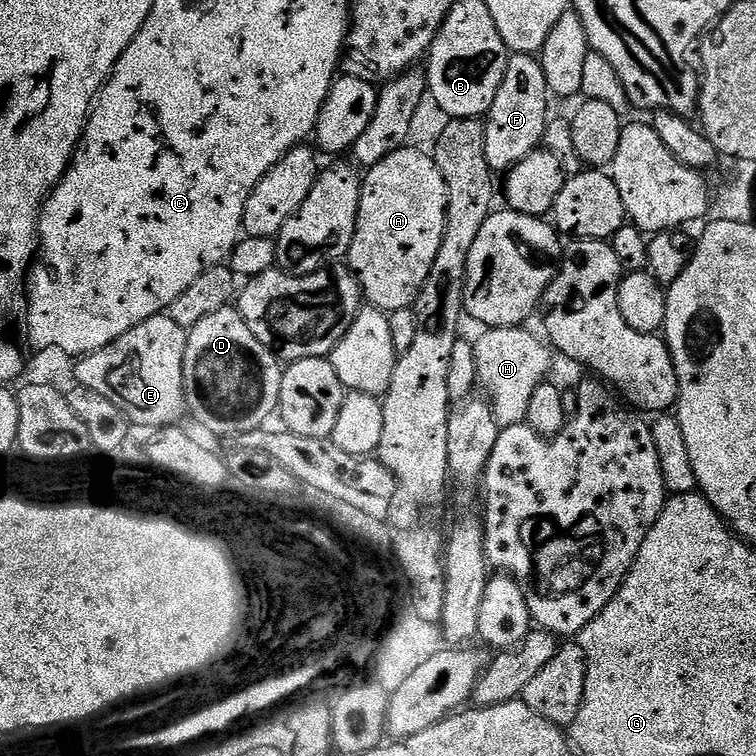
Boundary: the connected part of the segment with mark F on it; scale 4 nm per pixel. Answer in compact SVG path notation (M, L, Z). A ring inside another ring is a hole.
M513 53L508 59L506 74L495 95L494 105L484 120L487 164L494 172L507 171L541 147L550 120L547 110L549 99L546 76L539 59L532 54Z

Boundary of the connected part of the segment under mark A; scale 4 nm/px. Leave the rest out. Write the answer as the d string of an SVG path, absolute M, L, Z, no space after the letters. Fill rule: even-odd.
M403 146L396 151L383 157L376 165L367 169L360 185L360 205L358 206L358 218L356 219L356 233L352 239L352 245L346 257L347 267L351 268L352 275L360 284L360 291L363 299L373 308L381 308L383 312L393 313L403 308L412 308L415 305L416 297L420 295L420 287L426 282L430 270L434 266L434 258L438 258L438 246L442 246L442 238L446 230L446 206L448 205L448 195L446 194L446 182L438 170L435 159L424 152L419 152L411 146Z

